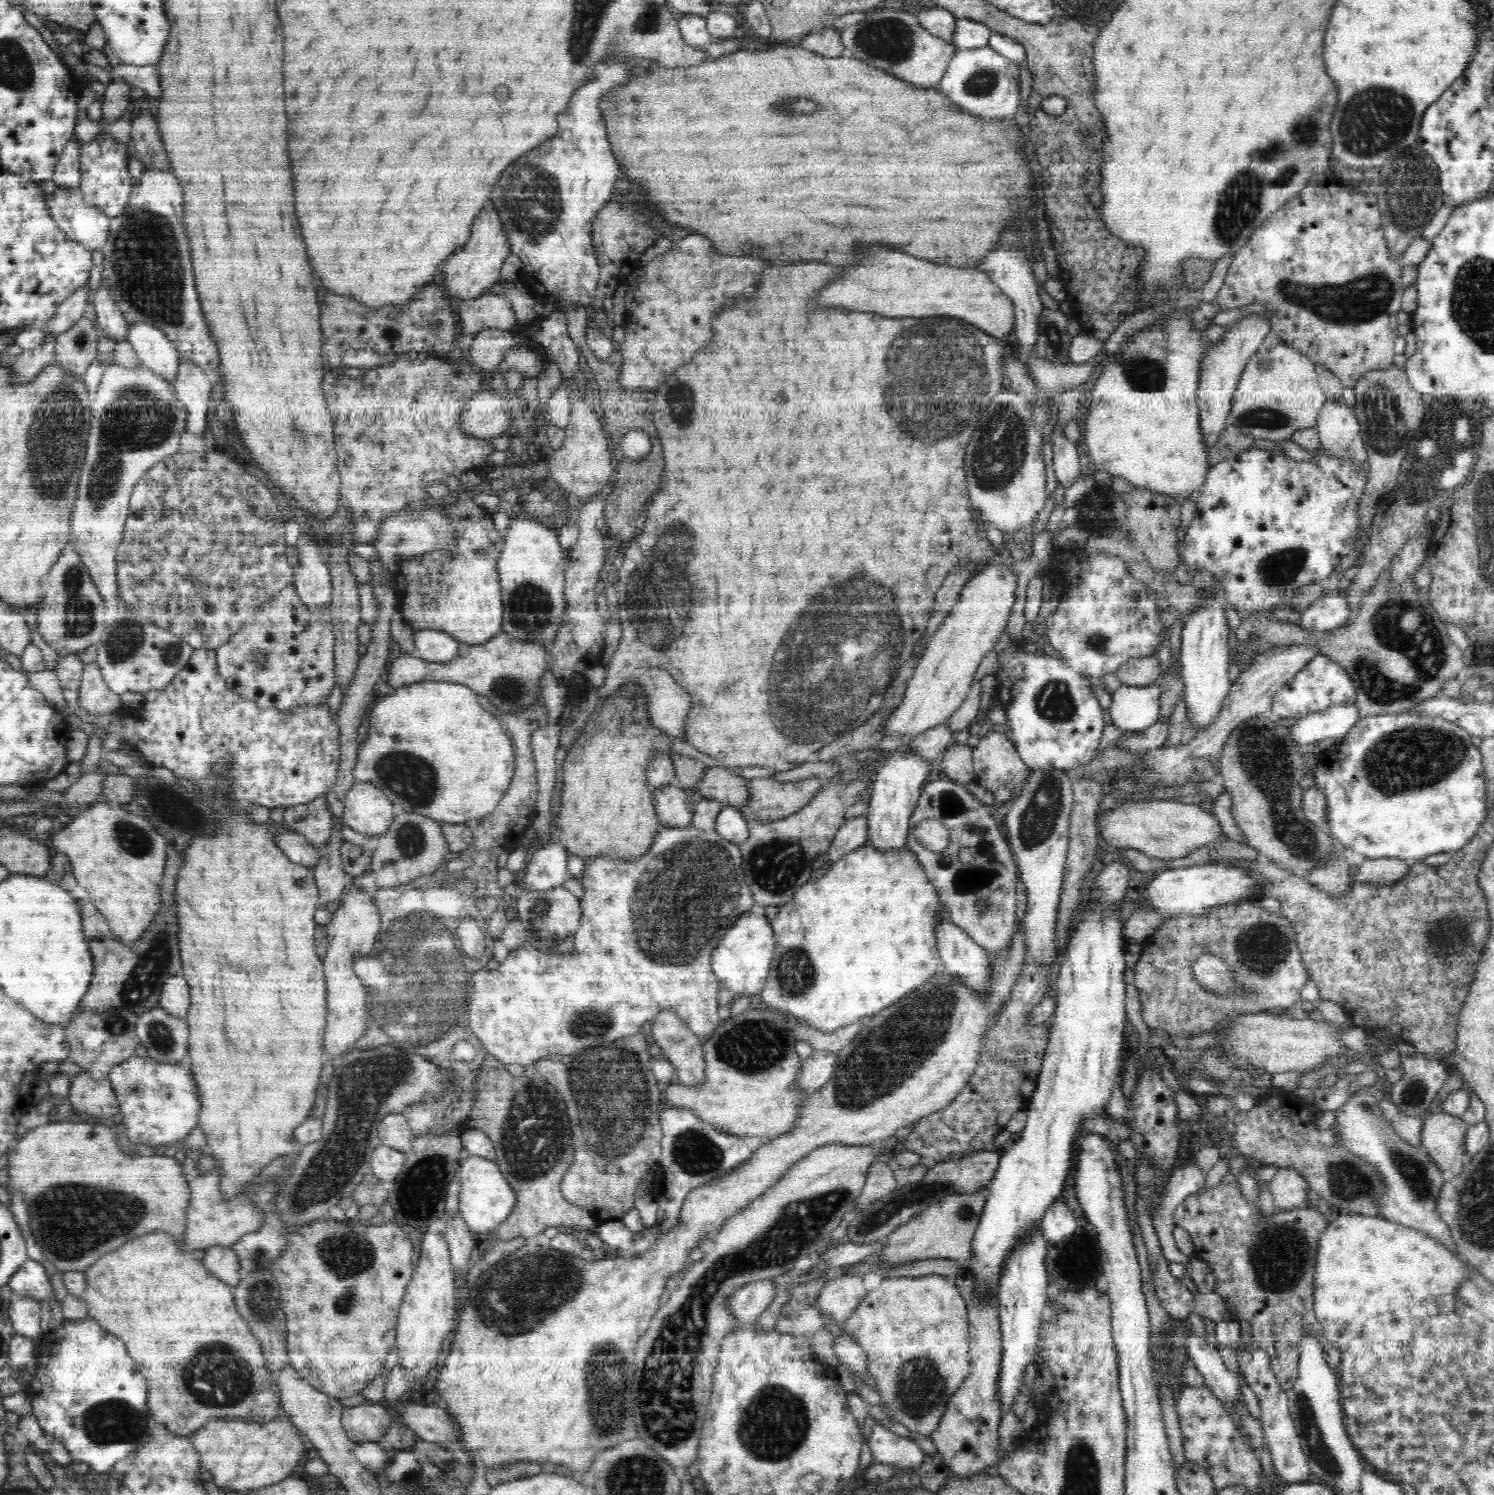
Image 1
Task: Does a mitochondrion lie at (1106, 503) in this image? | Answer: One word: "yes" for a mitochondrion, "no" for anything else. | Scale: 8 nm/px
no

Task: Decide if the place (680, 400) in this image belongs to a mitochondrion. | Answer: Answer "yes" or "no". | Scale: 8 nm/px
yes

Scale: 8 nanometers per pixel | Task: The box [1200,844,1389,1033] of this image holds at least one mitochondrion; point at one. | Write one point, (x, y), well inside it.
(1262, 947)

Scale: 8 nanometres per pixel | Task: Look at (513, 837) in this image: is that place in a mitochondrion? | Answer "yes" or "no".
no

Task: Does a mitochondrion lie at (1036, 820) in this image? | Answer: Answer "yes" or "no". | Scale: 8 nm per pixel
yes

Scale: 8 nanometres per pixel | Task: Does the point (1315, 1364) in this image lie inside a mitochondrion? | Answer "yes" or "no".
no

